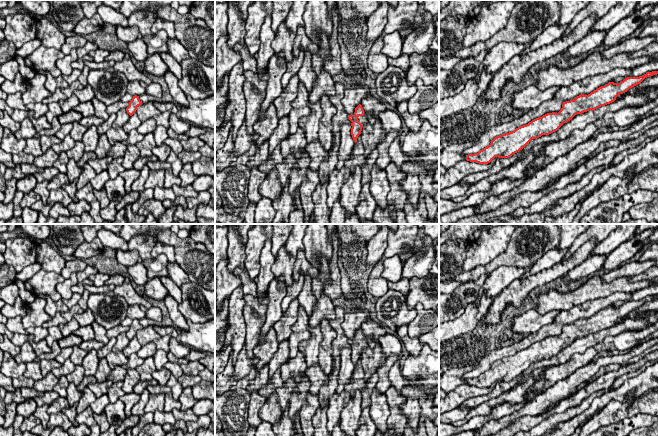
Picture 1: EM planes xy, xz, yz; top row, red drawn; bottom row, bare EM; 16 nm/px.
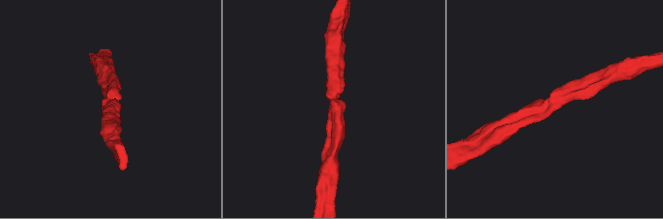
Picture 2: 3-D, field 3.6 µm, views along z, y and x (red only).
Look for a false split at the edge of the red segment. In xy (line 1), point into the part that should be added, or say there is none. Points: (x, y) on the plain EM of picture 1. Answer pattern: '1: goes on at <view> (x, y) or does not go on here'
1: does not go on here

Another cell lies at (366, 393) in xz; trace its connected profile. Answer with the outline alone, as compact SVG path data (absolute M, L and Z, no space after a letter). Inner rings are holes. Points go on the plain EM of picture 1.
M377 372L372 375L371 378L369 378L368 381L365 383L365 387L363 388L361 395L362 395L362 403L361 403L361 409L363 410L365 407L371 406L371 394L373 392L373 389L376 387L376 384L378 382L378 374Z

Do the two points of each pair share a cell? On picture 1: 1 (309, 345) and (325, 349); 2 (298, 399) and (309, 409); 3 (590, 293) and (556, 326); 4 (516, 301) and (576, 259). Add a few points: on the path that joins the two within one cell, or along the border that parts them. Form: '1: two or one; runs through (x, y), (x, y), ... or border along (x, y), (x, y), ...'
1: two; border along (320, 325), (322, 340), (317, 362)
2: two; border along (308, 390), (306, 402), (299, 412)
3: two; border along (602, 298), (587, 300), (560, 311)
4: one; runs through (528, 285), (560, 269)

